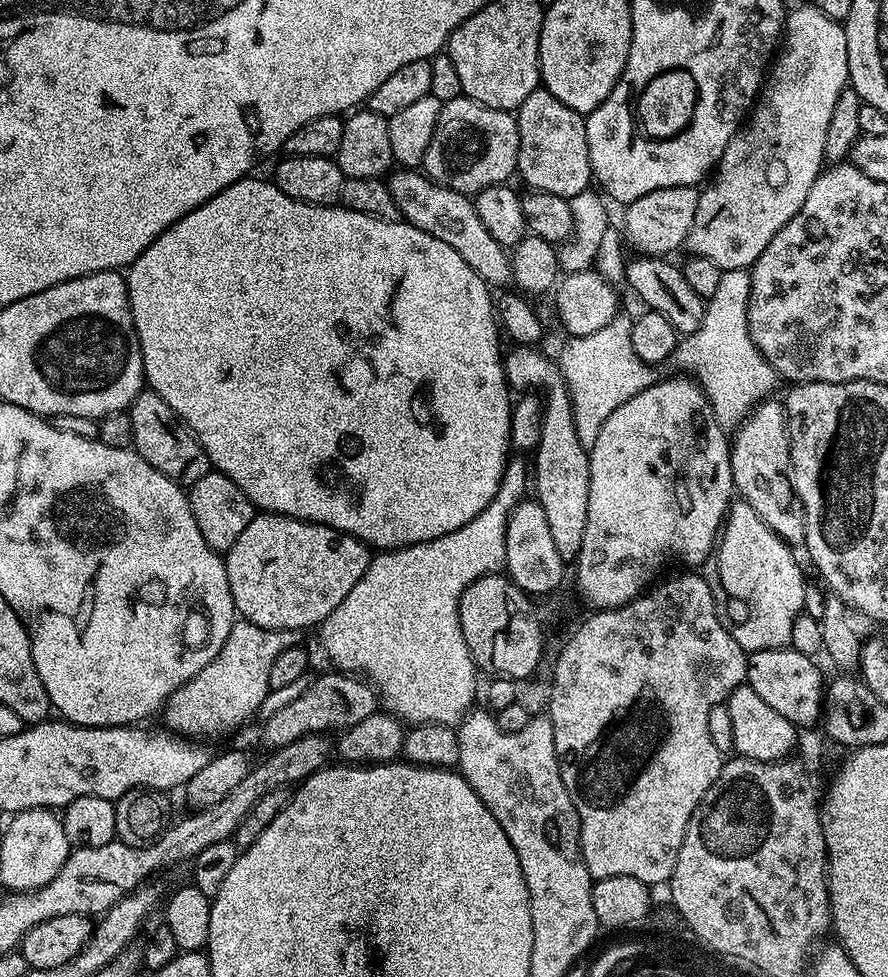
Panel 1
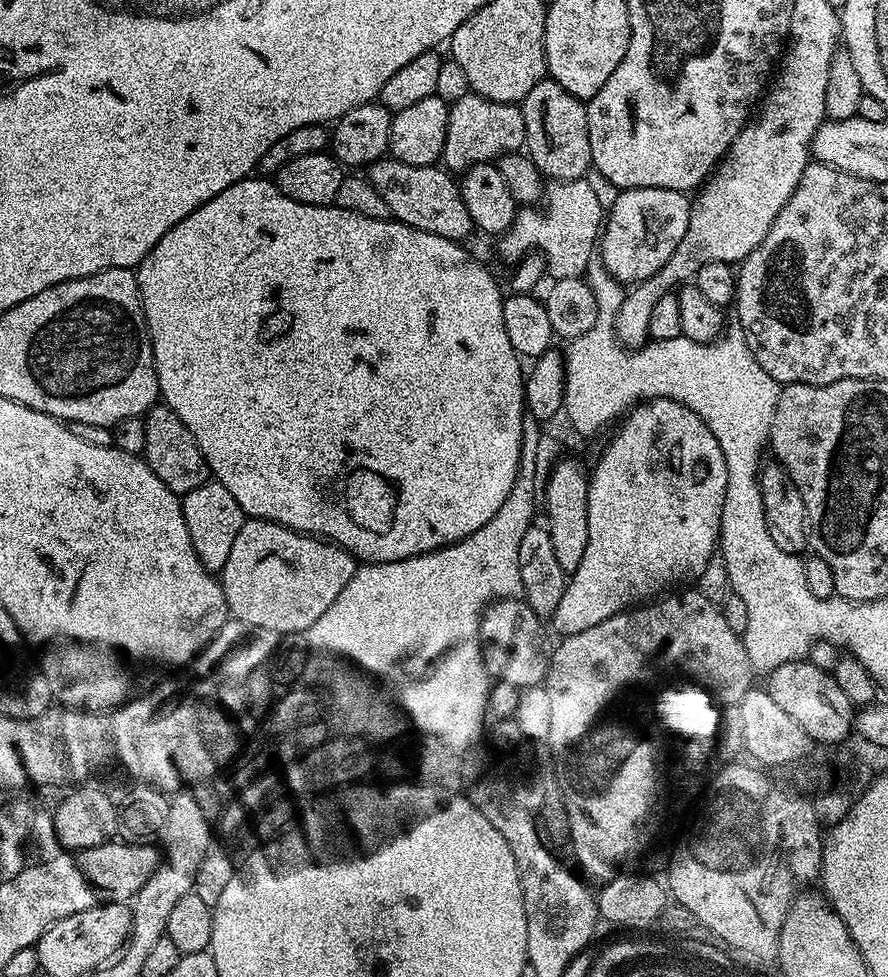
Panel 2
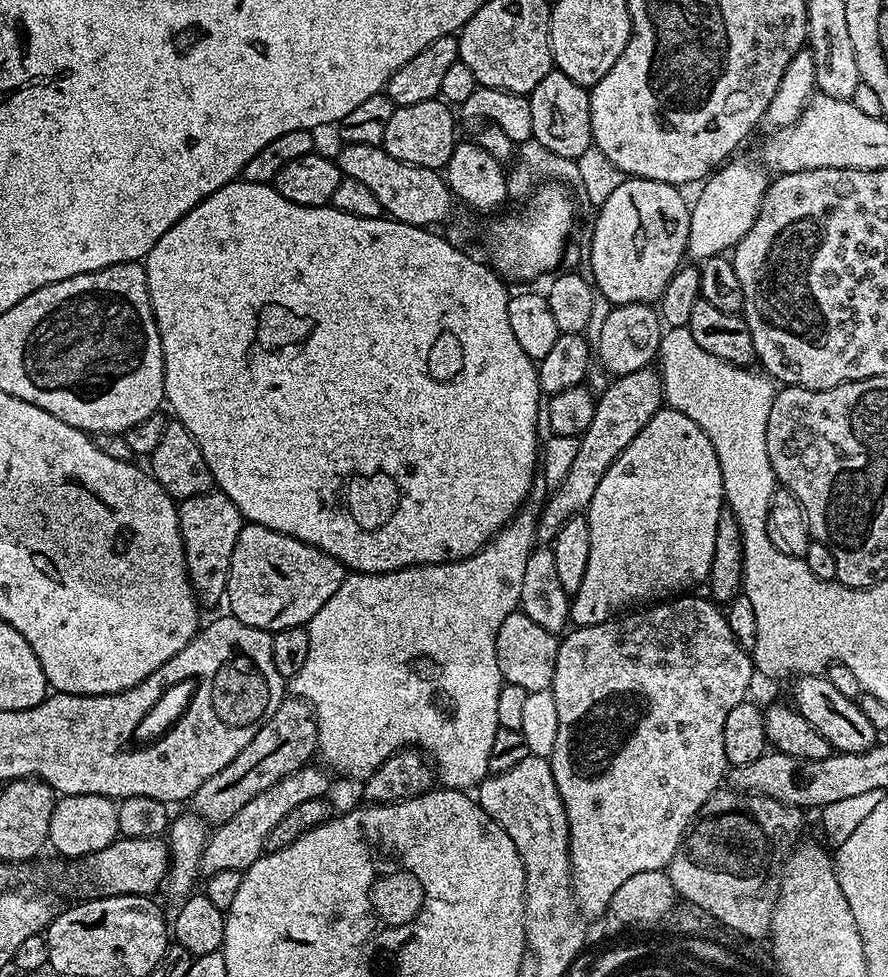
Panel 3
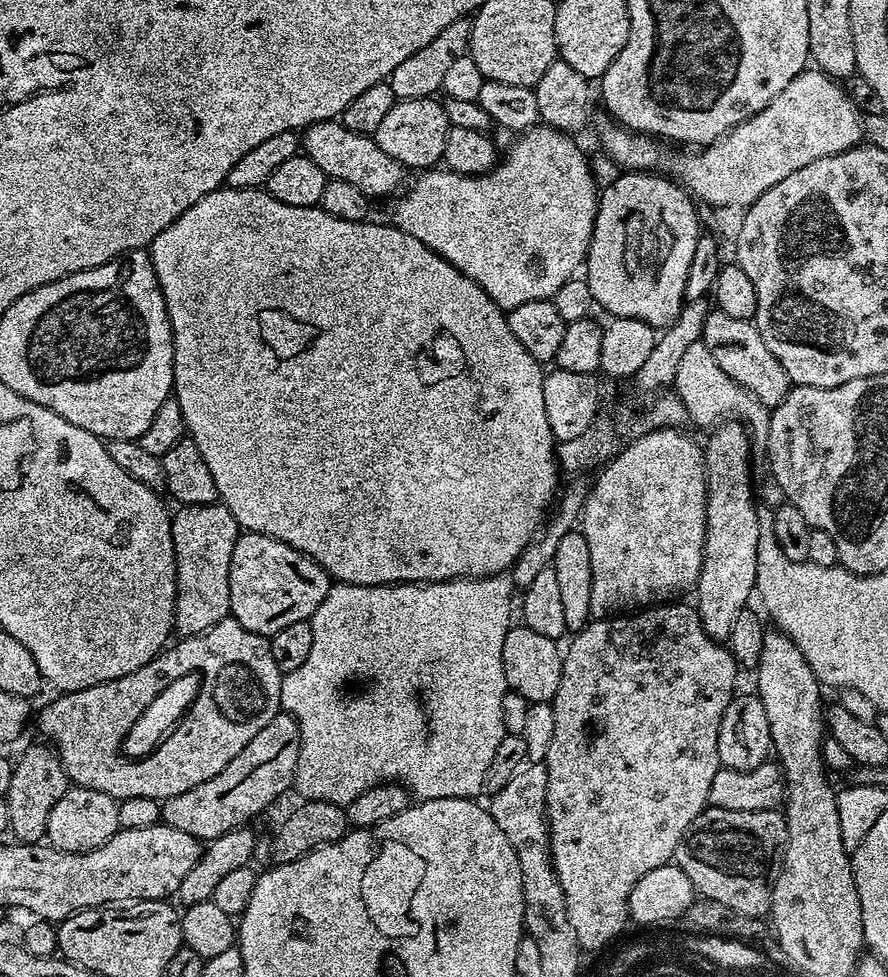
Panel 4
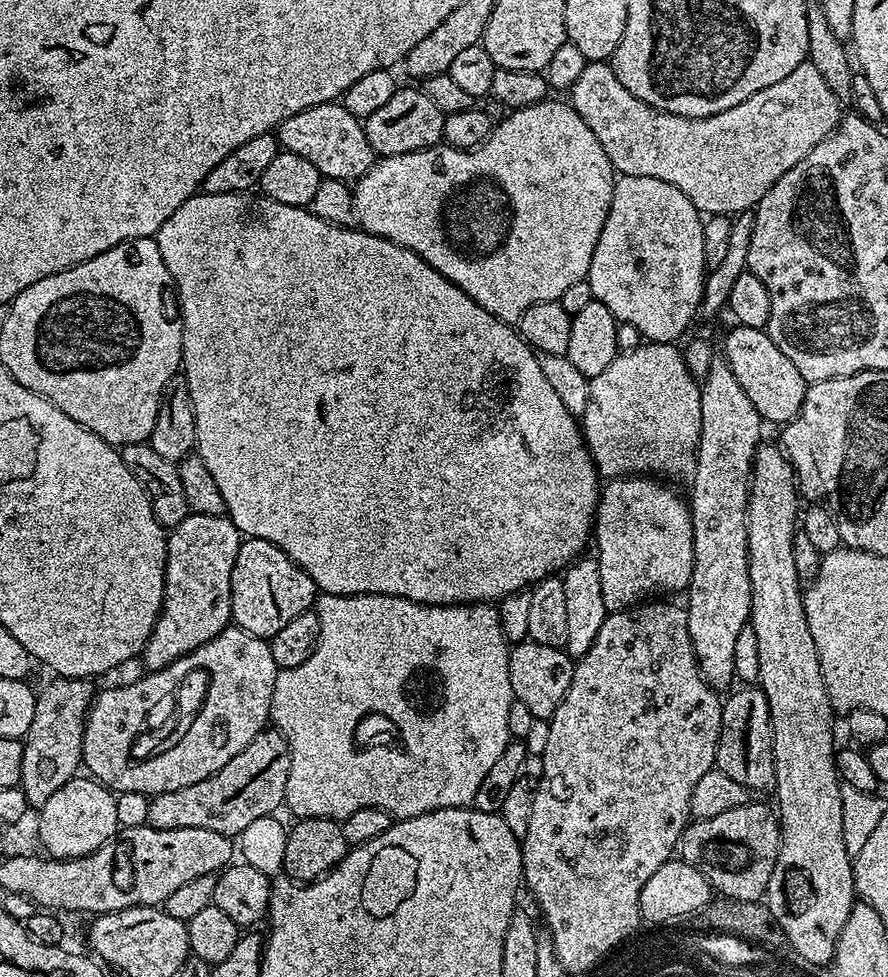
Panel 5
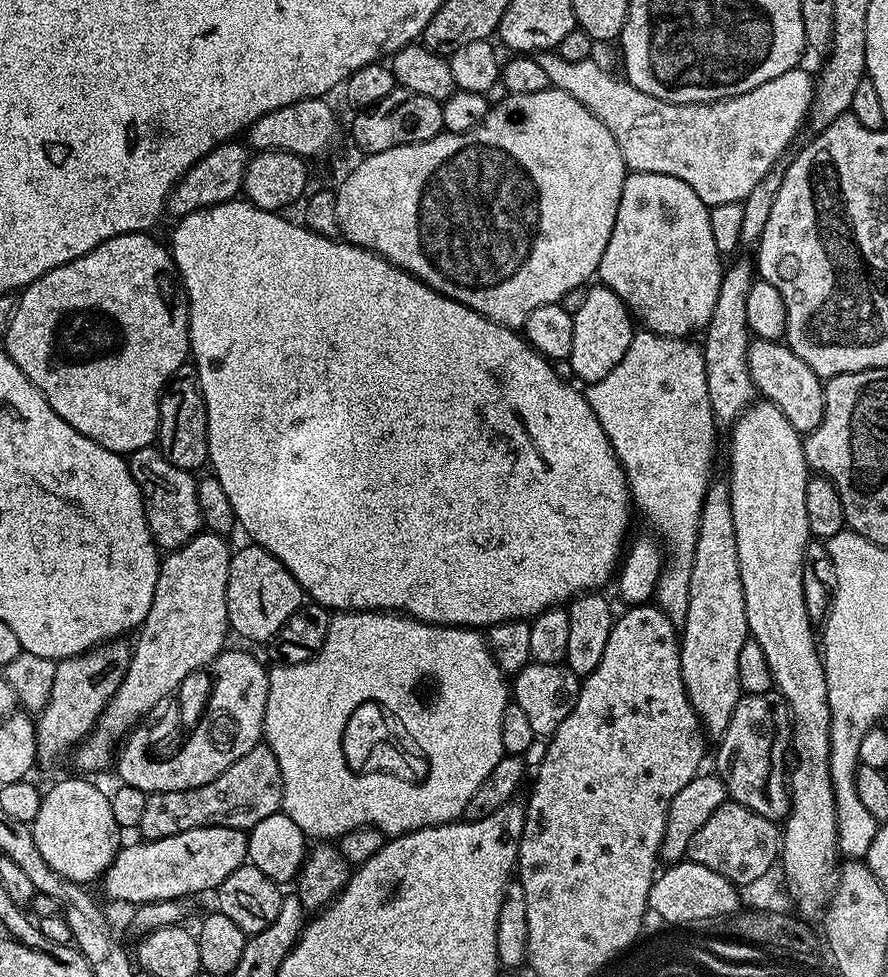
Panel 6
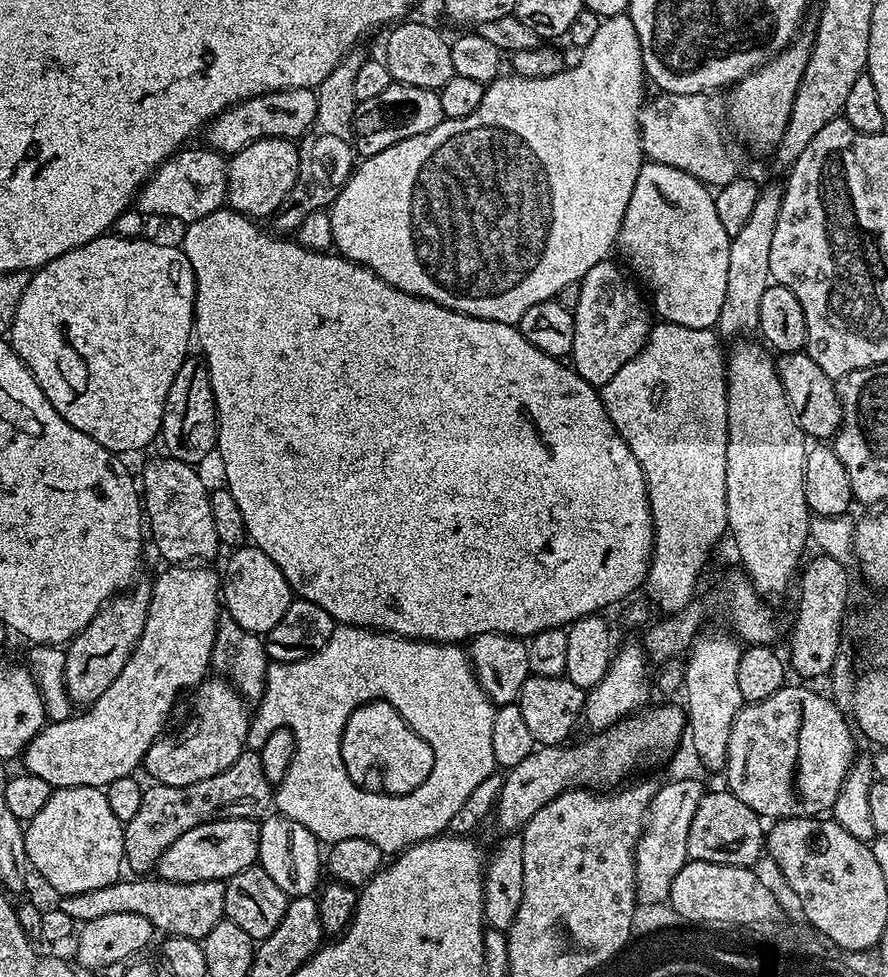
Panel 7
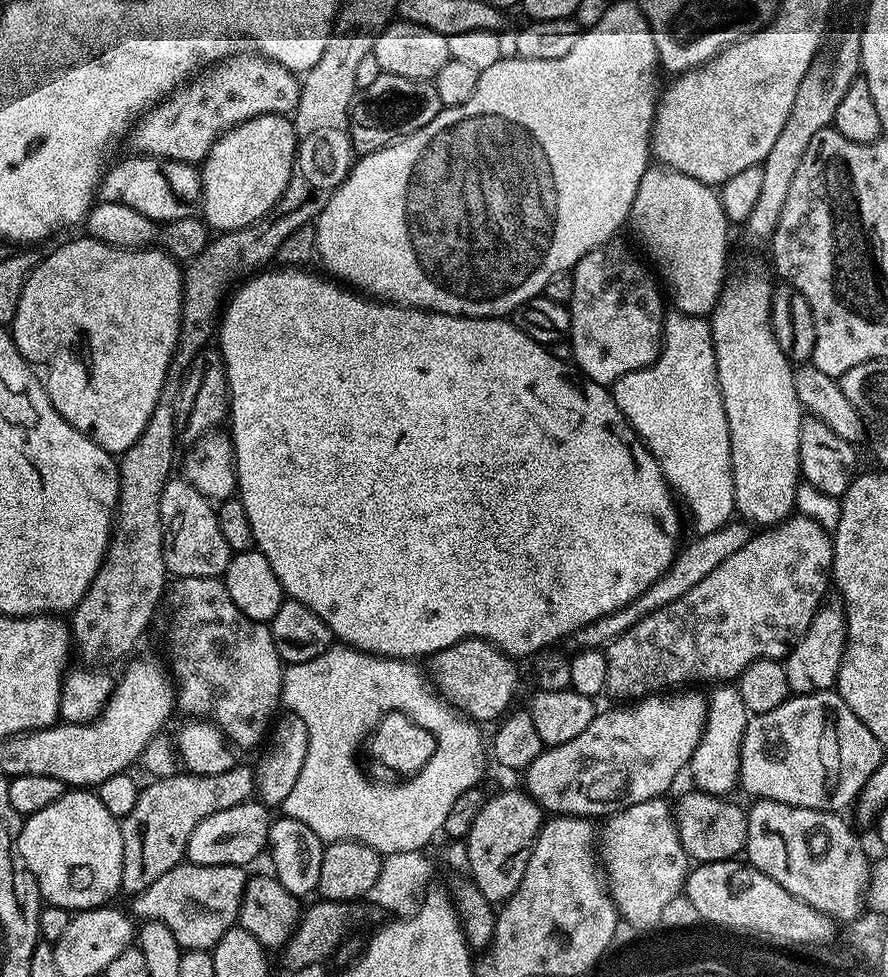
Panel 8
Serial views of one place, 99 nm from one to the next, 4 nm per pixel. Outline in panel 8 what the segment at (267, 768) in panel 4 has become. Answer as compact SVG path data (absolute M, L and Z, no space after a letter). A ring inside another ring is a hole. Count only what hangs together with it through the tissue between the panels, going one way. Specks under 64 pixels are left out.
M237 763L231 768L227 768L222 774L206 774L205 776L199 776L193 772L187 770L177 771L175 775L170 777L162 777L160 779L153 779L150 783L144 784L141 787L140 793L138 794L138 802L134 802L134 810L130 810L130 814L126 814L122 818L120 829L122 830L122 882L120 883L121 889L128 894L135 894L137 892L145 891L148 886L153 885L158 878L162 877L168 870L174 867L176 864L181 863L185 859L188 851L188 843L190 842L190 834L194 834L194 829L201 824L205 818L210 818L210 814L218 814L218 810L230 810L230 806L238 806L239 804L245 804L248 800L253 799L256 791L255 786L255 774L253 769L247 764Z

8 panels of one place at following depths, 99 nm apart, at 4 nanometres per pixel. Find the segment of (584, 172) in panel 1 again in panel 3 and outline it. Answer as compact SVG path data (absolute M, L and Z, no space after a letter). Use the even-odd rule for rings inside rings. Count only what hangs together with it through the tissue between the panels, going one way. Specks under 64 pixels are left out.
M558 70L548 72L528 96L530 114L534 118L533 137L554 154L577 161L593 145L588 94L589 89L574 82L574 78L566 78L566 74Z

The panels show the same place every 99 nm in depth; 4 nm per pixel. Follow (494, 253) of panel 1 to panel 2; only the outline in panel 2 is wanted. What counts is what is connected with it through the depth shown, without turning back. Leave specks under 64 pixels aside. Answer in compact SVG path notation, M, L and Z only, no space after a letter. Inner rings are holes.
M385 158L369 164L366 175L374 190L382 194L386 206L390 206L392 216L403 224L457 242L464 242L474 232L470 210L466 210L466 202L462 202L459 183L443 167L410 166L401 160Z

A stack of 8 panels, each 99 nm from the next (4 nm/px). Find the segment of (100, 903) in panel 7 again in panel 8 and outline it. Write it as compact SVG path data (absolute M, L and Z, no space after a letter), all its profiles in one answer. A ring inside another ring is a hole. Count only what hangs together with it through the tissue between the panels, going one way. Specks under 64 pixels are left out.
M181 862L145 891L132 897L131 913L142 920L161 921L184 950L211 950L240 919L242 894L250 876L241 866L198 866Z

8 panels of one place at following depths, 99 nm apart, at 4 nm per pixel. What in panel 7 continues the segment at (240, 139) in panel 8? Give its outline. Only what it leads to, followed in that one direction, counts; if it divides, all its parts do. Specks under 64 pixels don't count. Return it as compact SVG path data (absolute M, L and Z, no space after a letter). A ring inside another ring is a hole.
M262 138L258 142L250 142L242 151L235 153L228 160L228 198L227 207L234 212L242 212L253 218L271 217L276 208L290 194L294 182L298 178L298 162L300 149L293 141L282 138Z

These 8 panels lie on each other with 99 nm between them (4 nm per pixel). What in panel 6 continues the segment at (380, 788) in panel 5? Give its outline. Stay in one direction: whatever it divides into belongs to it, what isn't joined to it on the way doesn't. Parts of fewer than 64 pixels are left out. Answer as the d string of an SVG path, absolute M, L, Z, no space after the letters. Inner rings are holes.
M351 610L341 611L339 614L332 616L330 622L330 630L326 634L326 642L322 646L322 650L314 658L310 658L306 662L301 664L277 664L268 673L268 697L266 698L266 714L264 715L264 734L262 737L263 743L268 745L274 754L278 758L279 768L283 772L283 802L281 804L281 811L288 815L294 820L295 825L300 828L307 829L308 816L316 816L316 820L321 824L322 827L316 832L316 840L320 842L332 842L337 838L344 836L350 830L358 830L359 828L377 828L384 832L385 837L391 838L393 836L405 836L407 832L413 832L414 830L422 830L423 828L438 828L441 826L451 825L453 822L463 817L464 811L466 810L466 802L470 802L470 798L474 798L474 790L478 790L478 786L482 786L482 781L490 775L490 770L494 770L494 766L498 766L498 762L503 758L506 753L502 746L502 714L506 714L506 706L510 703L510 684L506 679L506 674L500 669L500 662L496 659L491 648L488 647L487 639L475 628L457 628L455 624L428 624L425 620L413 620L411 616L403 614L397 614L391 610L377 610L374 612L354 612ZM384 700L392 700L392 712L391 715L397 716L400 719L399 727L404 728L436 728L437 732L442 736L442 749L440 750L424 750L423 757L428 762L428 774L423 780L419 782L413 782L411 780L403 780L397 776L391 776L385 772L362 772L356 771L353 765L350 763L349 757L346 755L346 741L344 738L344 727L346 722L350 718L350 714L354 714L354 710L358 710L358 706L365 702L385 702Z

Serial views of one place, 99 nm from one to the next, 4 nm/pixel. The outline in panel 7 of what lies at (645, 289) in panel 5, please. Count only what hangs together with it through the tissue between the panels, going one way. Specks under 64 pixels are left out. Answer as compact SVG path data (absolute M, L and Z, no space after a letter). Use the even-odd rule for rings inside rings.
M651 162L640 165L634 194L630 194L630 206L626 206L626 214L622 218L618 252L624 255L623 263L630 272L632 267L631 275L645 289L648 287L652 291L650 304L661 321L677 323L678 326L716 328L722 314L722 302L726 302L726 273L730 266L731 245L731 239L718 218L718 210L714 210L714 195L709 185L674 166Z

